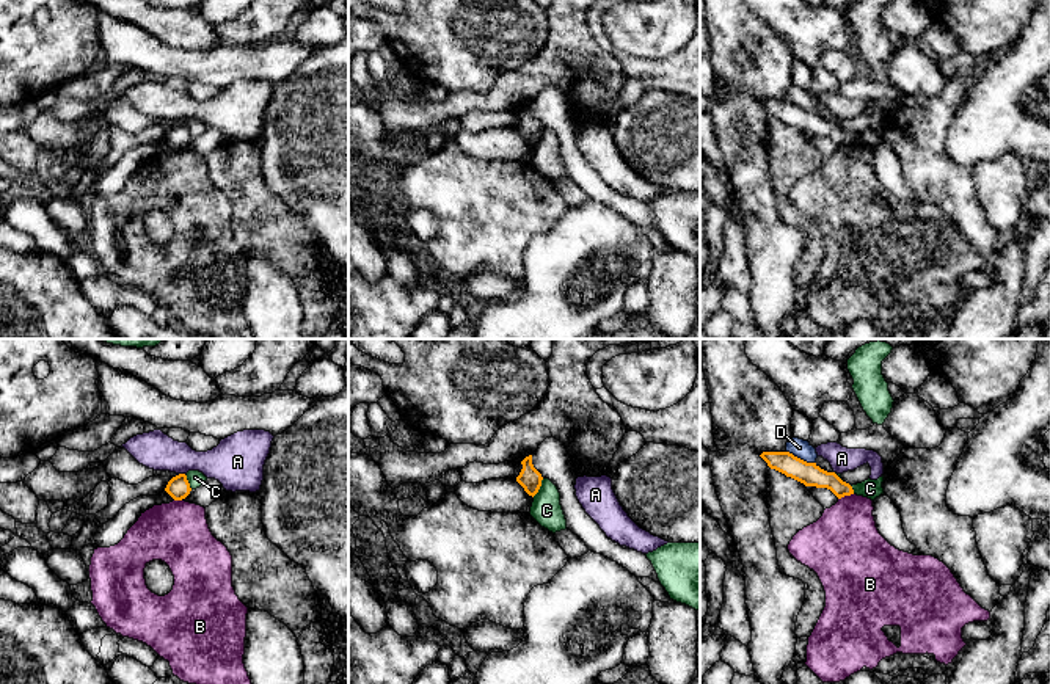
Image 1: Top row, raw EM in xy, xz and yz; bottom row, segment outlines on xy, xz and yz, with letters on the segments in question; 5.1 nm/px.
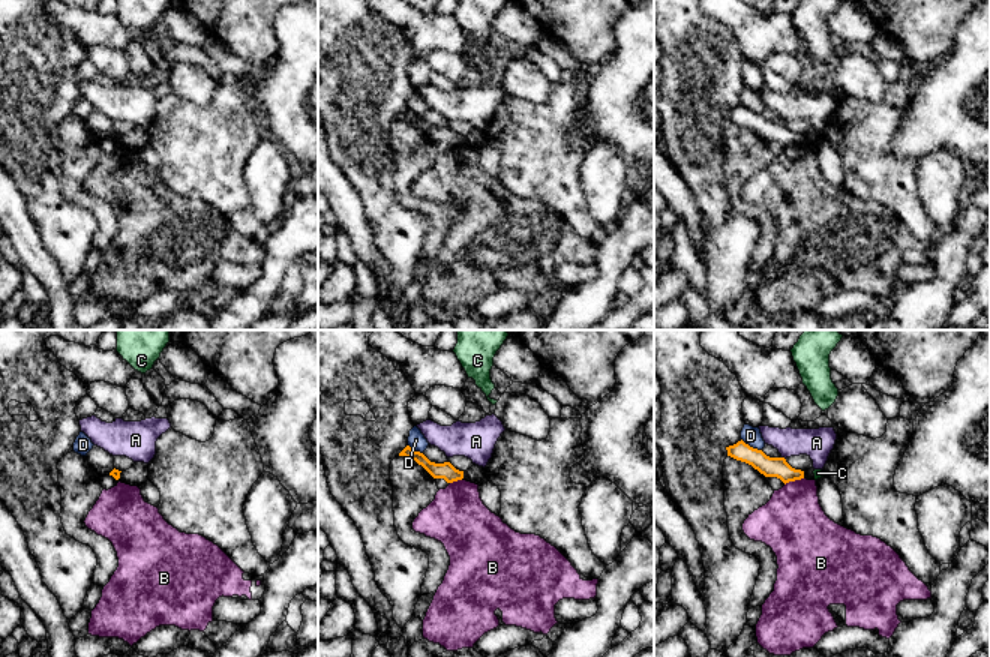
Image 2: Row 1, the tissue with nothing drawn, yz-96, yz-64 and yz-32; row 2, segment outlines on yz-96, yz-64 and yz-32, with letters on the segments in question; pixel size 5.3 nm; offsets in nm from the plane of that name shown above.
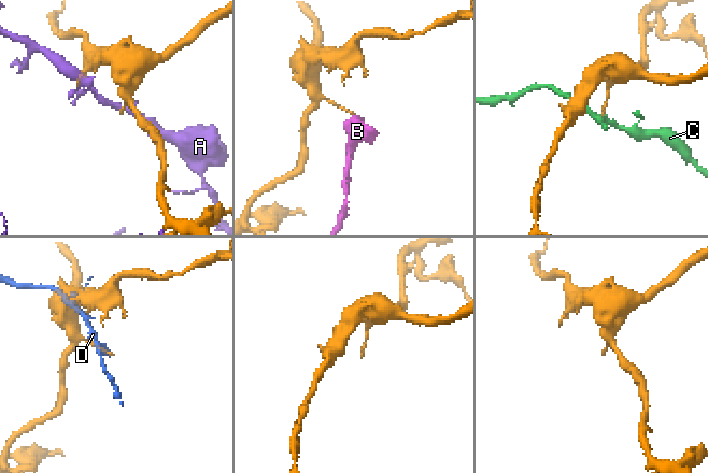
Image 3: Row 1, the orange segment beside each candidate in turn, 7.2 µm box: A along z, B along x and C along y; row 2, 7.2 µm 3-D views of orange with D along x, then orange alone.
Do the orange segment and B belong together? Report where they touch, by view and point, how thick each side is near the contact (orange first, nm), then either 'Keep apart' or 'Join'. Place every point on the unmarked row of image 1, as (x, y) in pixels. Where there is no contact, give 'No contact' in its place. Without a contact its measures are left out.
Touches orange at yz (845, 143). Thickness 120 nm (orange) against 360 nm. Keep apart

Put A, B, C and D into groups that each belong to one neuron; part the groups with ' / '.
A / B / C / D

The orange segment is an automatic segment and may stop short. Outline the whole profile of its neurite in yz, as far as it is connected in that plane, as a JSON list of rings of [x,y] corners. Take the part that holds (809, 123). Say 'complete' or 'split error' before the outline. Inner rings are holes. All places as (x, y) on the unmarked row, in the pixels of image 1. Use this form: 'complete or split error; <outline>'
complete; [[[763,100],[760,105],[771,118],[797,129],[805,135],[827,136],[838,147],[854,143],[852,135],[843,130],[835,121],[827,121],[816,111],[807,111],[789,100]]]

